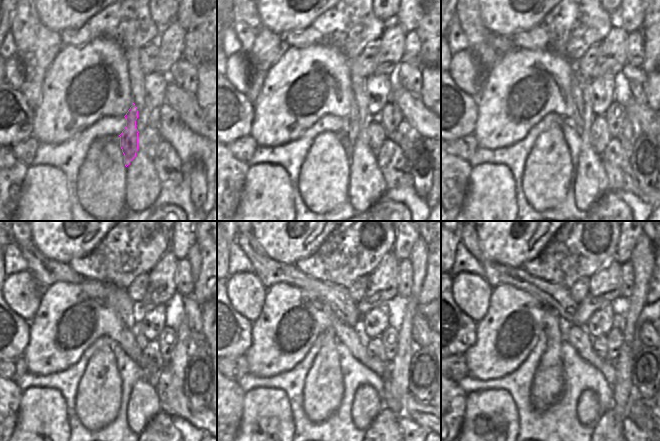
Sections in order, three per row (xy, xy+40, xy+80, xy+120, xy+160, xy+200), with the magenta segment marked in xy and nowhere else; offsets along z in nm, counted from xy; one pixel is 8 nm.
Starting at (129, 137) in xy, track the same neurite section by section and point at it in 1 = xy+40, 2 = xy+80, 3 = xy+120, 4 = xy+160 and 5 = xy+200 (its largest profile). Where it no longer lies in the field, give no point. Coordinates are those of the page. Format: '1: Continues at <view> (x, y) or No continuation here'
1: Continues at xy+40 (351, 131)
2: Continues at xy+80 (576, 91)
3: Continues at xy+120 (125, 308)
4: Continues at xy+160 (268, 271)
5: Continues at xy+200 (553, 296).

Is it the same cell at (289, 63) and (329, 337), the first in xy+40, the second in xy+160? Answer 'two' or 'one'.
two

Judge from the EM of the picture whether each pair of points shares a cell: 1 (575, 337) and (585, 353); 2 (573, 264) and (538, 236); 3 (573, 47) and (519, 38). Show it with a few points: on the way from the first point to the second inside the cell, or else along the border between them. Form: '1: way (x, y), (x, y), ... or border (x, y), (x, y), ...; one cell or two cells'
1: way (579, 341), (584, 349); one cell
2: border (556, 231), (546, 246), (531, 260); two cells
3: way (560, 38), (532, 38); one cell

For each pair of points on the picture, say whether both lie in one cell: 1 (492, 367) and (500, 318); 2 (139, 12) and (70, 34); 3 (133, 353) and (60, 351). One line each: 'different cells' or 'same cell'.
1: same cell
2: same cell
3: same cell

